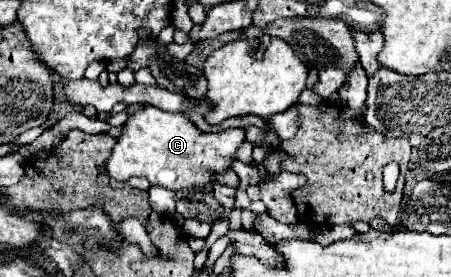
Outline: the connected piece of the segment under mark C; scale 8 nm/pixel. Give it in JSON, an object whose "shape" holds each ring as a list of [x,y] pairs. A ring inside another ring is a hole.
{"shape":[[[146,106],[128,118],[106,168],[108,174],[118,182],[124,182],[132,176],[142,176],[148,178],[152,186],[162,186],[168,190],[210,186],[216,184],[218,174],[232,168],[232,162],[236,160],[236,150],[244,142],[244,128],[228,128],[224,132],[202,132],[186,114],[164,112],[156,106]]]}

